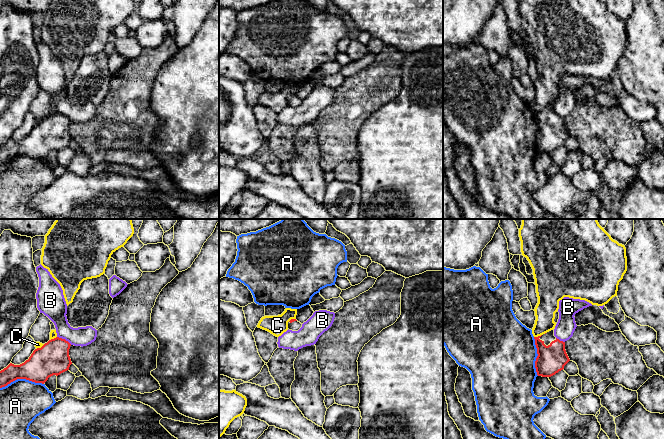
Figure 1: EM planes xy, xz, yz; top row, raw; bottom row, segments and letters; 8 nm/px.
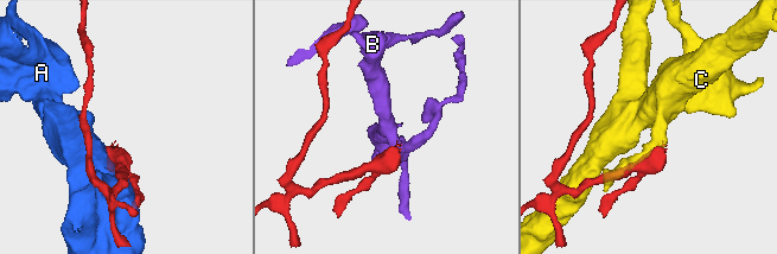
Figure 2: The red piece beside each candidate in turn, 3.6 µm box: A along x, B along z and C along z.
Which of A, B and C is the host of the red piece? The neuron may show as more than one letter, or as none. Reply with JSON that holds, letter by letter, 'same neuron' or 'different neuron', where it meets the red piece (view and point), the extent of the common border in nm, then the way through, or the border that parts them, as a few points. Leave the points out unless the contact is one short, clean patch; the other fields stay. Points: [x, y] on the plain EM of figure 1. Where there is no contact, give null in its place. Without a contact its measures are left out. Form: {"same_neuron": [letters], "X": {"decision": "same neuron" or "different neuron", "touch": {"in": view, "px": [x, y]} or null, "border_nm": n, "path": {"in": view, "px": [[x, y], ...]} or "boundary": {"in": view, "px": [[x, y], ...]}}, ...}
{"same_neuron": [], "A": {"decision": "different neuron", "touch": {"in": "xy", "px": [21, 154]}, "border_nm": 360}, "B": {"decision": "different neuron", "touch": {"in": "xy", "px": [64, 115]}, "border_nm": 140, "boundary": {"in": "xy", "px": [[57, 112], [71, 120]]}}, "C": {"decision": "different neuron", "touch": {"in": "yz", "px": [538, 112]}, "border_nm": 70}}

